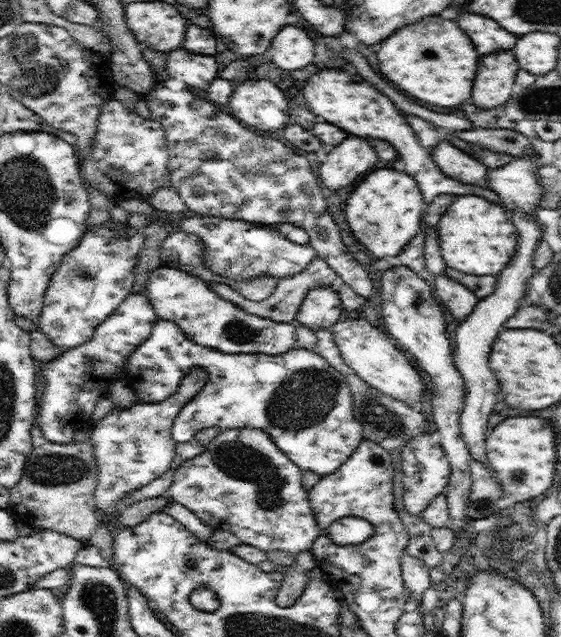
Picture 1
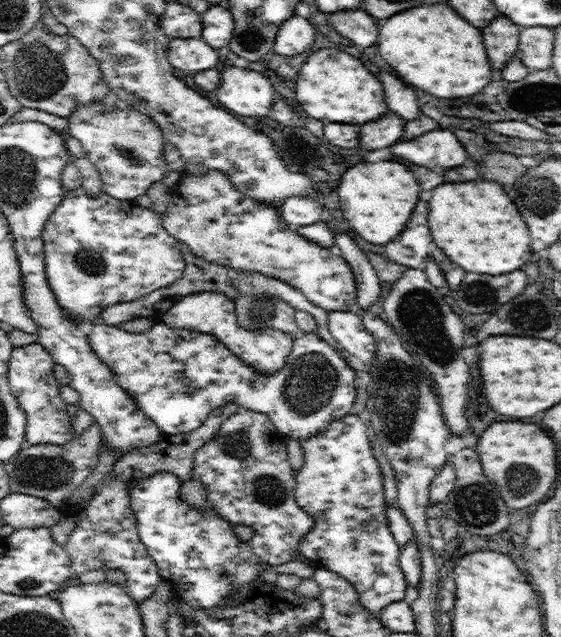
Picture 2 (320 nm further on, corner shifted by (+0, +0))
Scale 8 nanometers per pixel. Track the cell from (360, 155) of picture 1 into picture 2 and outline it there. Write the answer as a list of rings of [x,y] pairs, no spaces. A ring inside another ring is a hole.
[[[388,112],[388,114],[384,114],[384,118],[362,126],[360,146],[362,146],[362,150],[386,148],[386,146],[398,142],[402,132],[404,132],[404,120],[398,118],[396,114]]]

